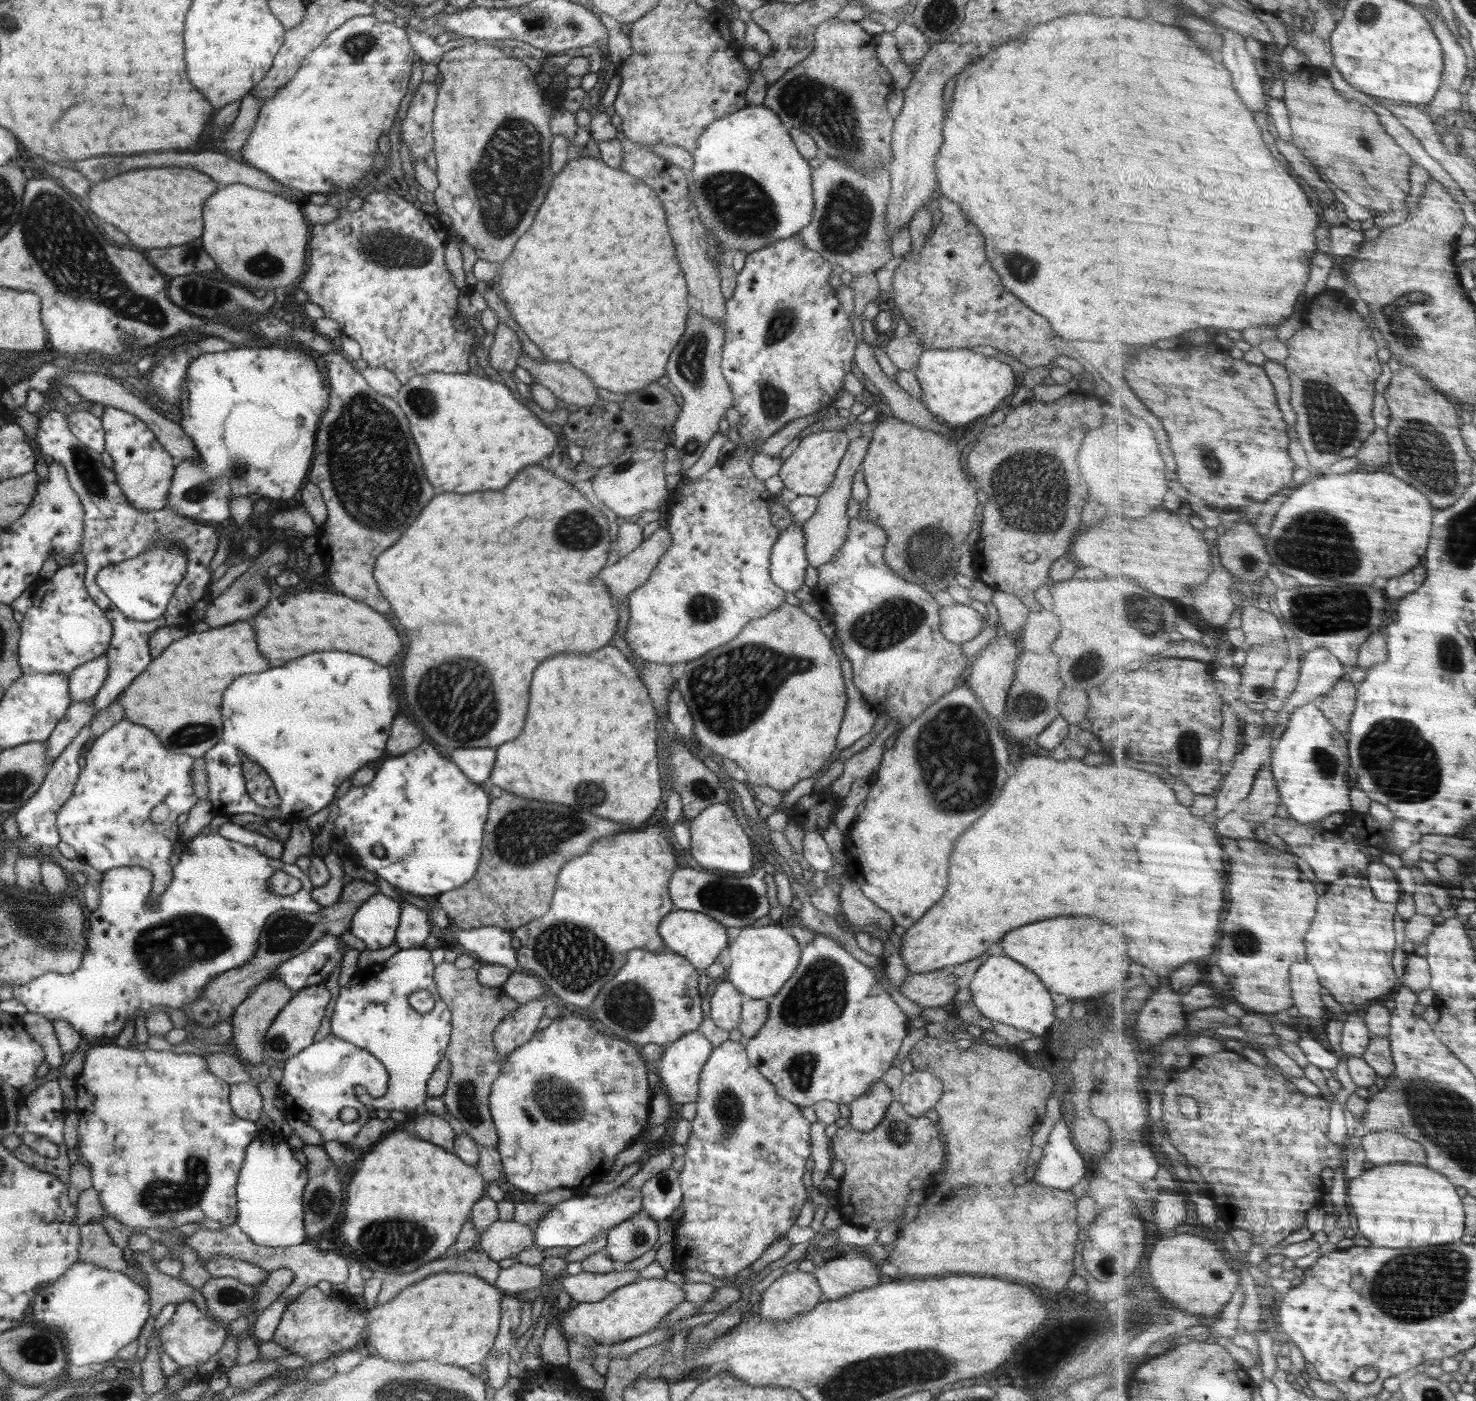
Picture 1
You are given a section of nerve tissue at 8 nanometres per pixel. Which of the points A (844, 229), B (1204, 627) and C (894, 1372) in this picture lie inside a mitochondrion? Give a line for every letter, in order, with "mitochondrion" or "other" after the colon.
A: mitochondrion
B: other
C: mitochondrion

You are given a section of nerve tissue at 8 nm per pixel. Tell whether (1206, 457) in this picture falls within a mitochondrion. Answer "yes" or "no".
yes

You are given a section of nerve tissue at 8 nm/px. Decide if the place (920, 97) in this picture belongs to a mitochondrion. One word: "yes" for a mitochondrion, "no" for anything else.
no

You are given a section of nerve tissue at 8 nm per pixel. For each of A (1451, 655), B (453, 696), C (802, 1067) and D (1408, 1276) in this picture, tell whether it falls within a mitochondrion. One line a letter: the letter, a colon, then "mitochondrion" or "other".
A: mitochondrion
B: mitochondrion
C: mitochondrion
D: mitochondrion

